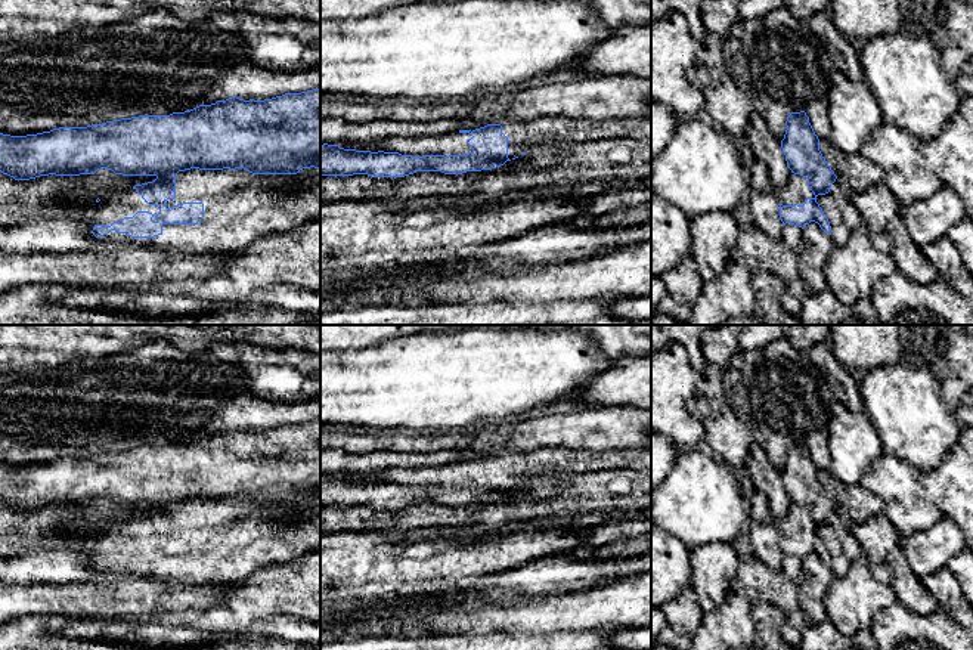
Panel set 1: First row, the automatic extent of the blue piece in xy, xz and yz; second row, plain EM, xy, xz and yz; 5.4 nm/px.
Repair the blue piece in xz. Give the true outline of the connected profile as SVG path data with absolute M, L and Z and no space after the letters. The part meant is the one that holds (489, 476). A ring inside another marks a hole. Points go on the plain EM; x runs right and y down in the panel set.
M487 455L475 461L459 461L472 468L472 479L465 486L402 486L399 483L371 483L344 480L338 476L320 476L320 507L368 505L374 508L405 508L416 502L441 502L462 505L467 502L492 501L503 496L508 489L508 468L501 455Z

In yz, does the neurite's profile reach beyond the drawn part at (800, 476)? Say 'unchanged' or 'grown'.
unchanged

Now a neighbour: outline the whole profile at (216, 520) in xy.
M190 499L177 504L176 529L167 530L165 538L183 533L204 535L204 548L195 557L167 554L154 569L111 561L99 570L170 582L239 582L260 567L320 551L320 499L303 499L297 505Z

